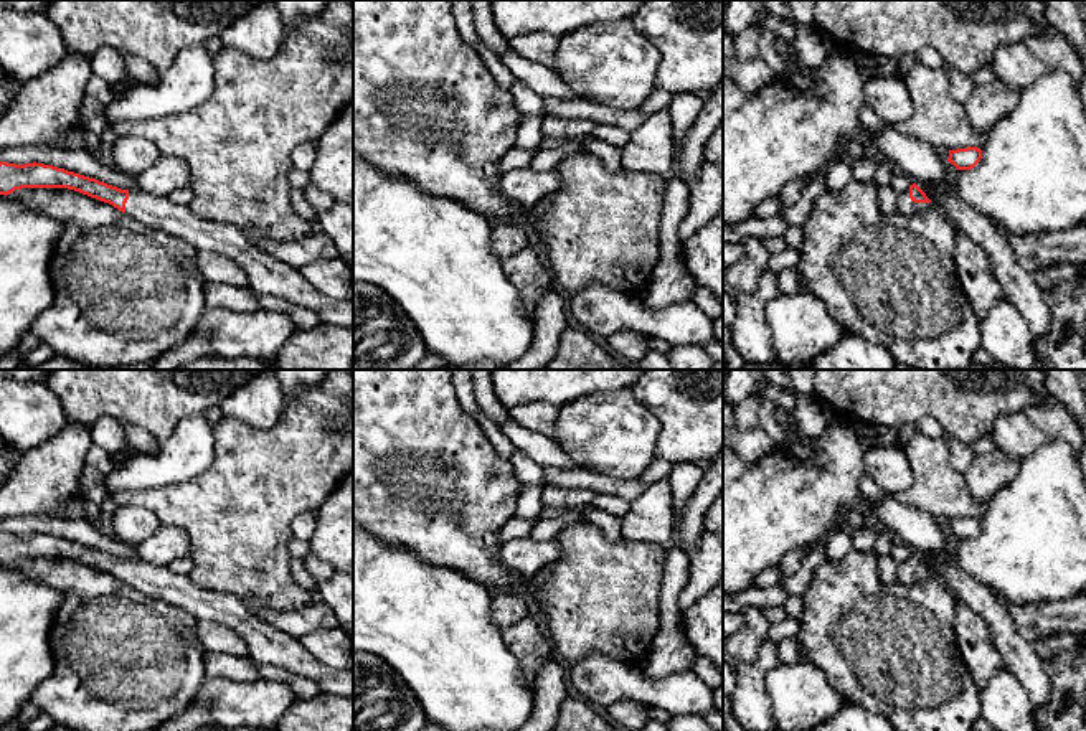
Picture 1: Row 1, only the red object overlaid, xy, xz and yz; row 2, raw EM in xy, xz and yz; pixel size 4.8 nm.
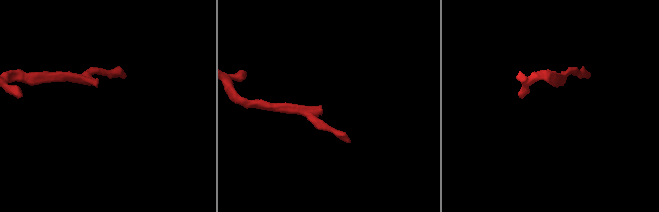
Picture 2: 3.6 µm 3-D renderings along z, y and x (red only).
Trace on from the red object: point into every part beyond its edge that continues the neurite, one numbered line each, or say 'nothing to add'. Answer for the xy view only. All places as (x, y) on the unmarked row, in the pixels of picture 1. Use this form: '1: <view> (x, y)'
1: xy (266, 644)

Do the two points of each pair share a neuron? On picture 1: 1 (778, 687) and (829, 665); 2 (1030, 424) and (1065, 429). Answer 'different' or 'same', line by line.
1: different
2: same

